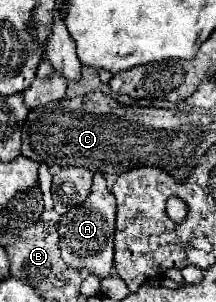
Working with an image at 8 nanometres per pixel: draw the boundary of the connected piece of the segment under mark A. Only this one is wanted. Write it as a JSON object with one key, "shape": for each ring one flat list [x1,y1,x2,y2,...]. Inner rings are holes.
{"shape":[[96,173,88,201,84,201,84,205,78,205,76,209,70,209,68,213,62,215,60,251,62,251,64,263,78,271,86,269,88,273,94,273,100,279,108,277,114,267,114,219,116,219,114,197,106,187,106,179,100,173]]}

